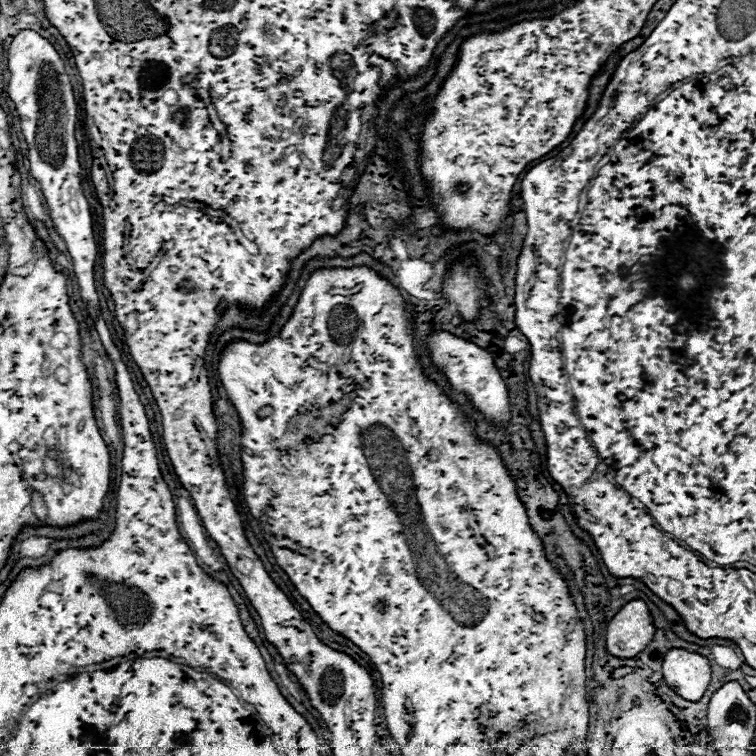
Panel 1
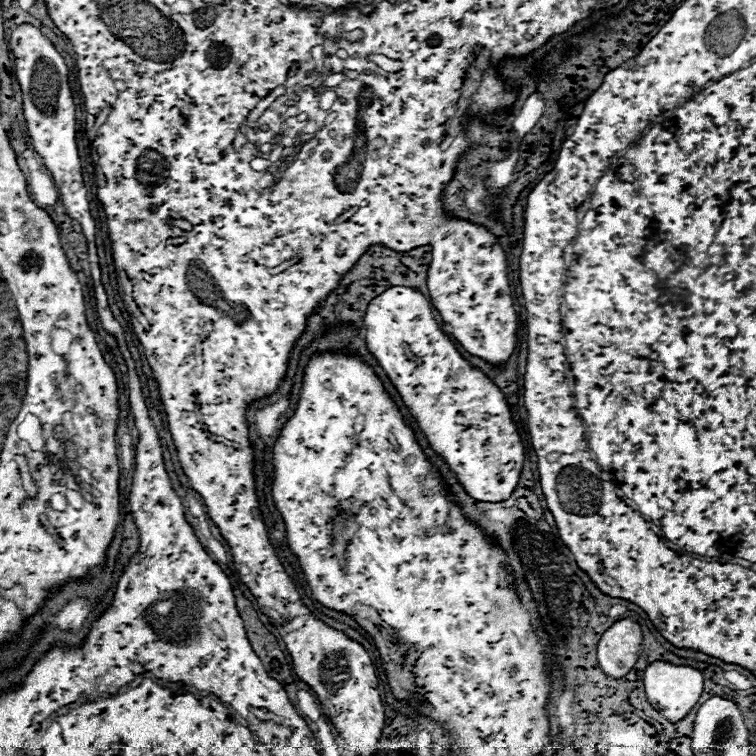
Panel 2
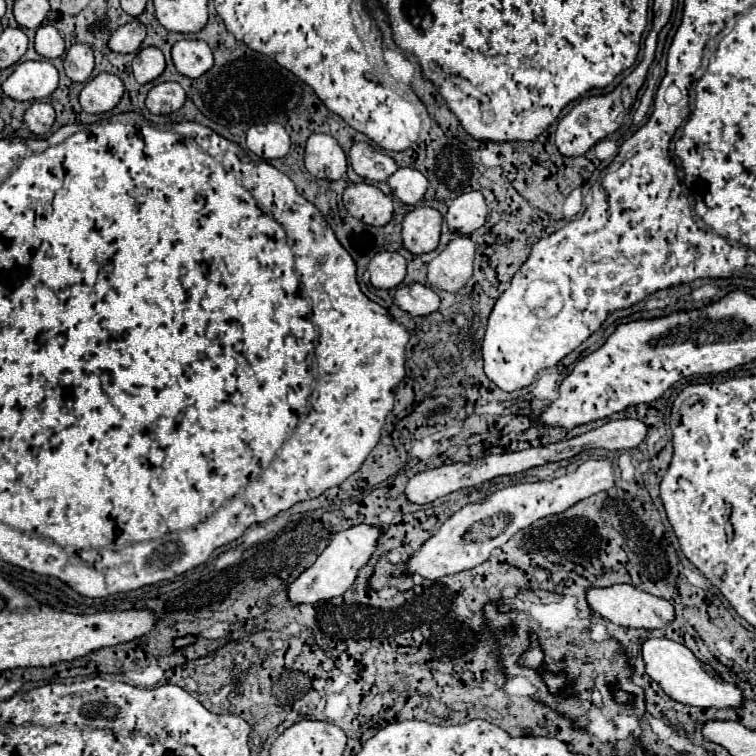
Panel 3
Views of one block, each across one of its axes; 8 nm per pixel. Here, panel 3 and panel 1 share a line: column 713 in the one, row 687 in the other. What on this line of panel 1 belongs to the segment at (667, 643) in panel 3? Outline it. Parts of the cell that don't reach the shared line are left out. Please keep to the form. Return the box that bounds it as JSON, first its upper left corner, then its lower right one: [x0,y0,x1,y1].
[662,648,710,702]

